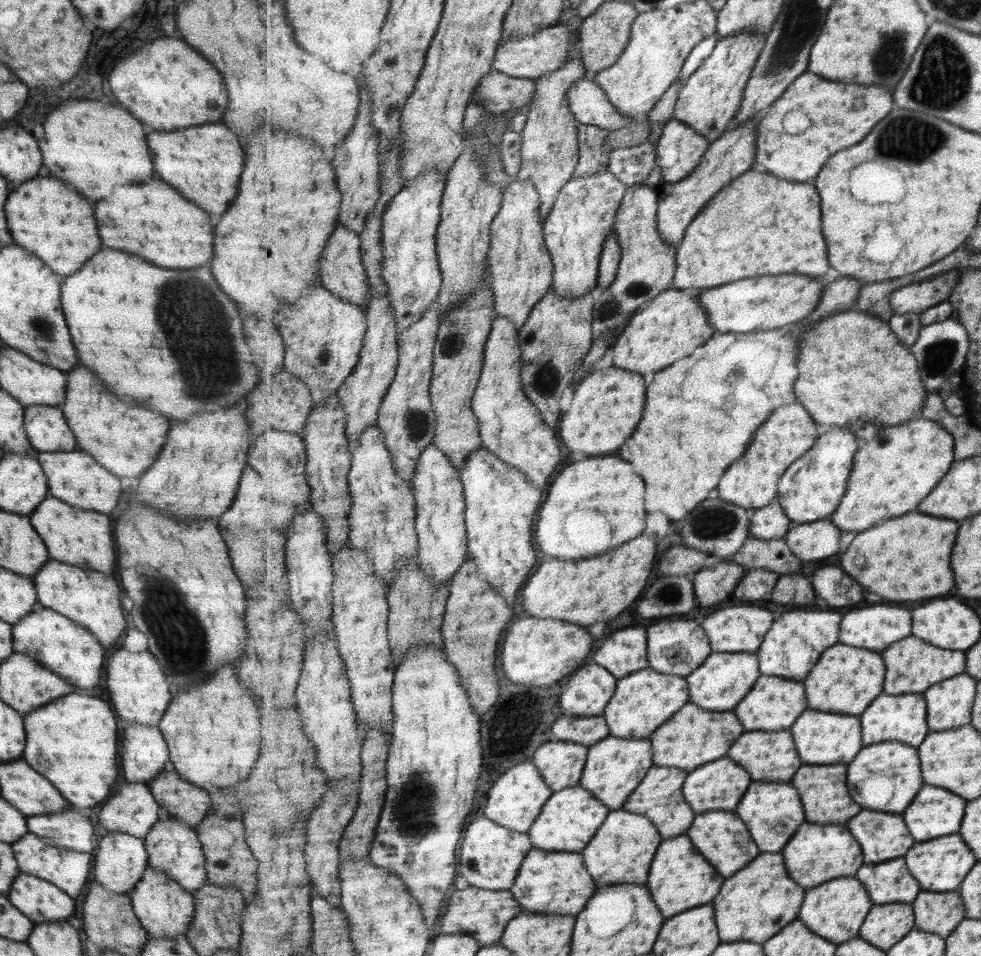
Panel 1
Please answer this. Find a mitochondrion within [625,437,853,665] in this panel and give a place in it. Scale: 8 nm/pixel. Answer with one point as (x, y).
(715, 522)

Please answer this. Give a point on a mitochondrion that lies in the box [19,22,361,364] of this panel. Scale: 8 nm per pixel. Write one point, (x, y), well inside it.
(175, 309)

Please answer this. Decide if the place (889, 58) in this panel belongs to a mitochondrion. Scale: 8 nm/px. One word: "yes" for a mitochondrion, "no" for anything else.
yes

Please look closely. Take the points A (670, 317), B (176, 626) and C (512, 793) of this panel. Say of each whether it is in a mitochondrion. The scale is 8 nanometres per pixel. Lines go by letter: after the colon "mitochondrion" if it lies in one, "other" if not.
A: other
B: mitochondrion
C: other

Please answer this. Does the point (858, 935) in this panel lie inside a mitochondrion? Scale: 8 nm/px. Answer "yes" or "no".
no

